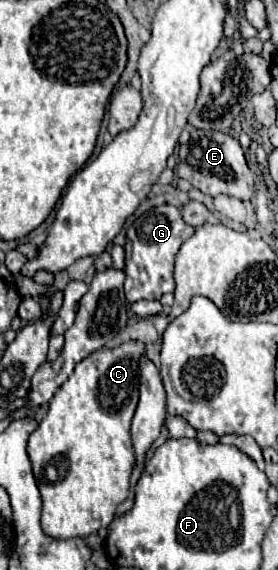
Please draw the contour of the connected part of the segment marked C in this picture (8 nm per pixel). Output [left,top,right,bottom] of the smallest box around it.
[28,342,146,538]

